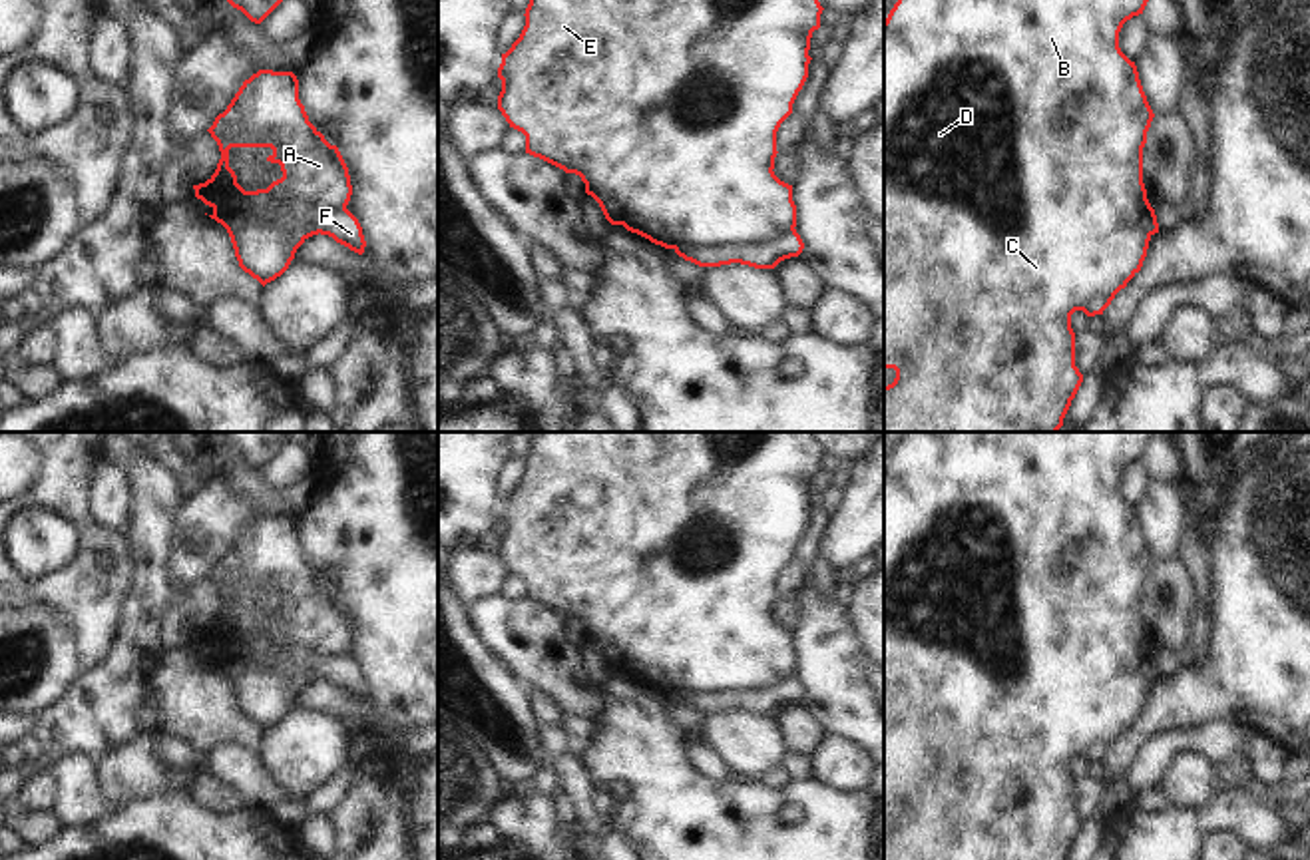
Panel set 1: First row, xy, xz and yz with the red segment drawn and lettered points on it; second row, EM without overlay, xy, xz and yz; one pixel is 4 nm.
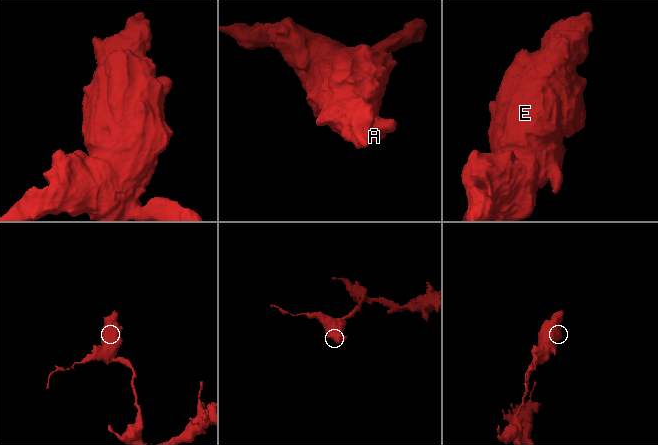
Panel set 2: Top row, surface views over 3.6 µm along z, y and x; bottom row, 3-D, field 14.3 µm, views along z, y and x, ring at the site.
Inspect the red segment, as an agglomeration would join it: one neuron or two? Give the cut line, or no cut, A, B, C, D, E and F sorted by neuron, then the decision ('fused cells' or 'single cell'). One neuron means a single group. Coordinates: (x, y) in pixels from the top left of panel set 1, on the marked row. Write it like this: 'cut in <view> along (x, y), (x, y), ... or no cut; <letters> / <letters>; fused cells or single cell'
cut in xy along (345, 208), (285, 202), (231, 223); A B C D E / F; fused cells

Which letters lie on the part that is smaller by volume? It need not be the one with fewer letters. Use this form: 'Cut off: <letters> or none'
Cut off: F

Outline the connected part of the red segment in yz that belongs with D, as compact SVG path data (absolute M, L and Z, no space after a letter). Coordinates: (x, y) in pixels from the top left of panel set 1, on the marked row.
M898 0L898 2L896 2L896 4L894 4L894 8L892 8L892 10L890 10L890 14L888 14L888 18L886 18L886 20L884 20L884 368L894 368L894 370L896 370L896 378L894 378L894 382L892 382L892 384L888 384L888 386L884 386L884 432L1057 432L1057 430L1059 430L1059 428L1061 428L1061 426L1063 426L1063 418L1065 418L1065 414L1067 414L1067 410L1069 410L1069 406L1071 406L1071 400L1073 400L1073 398L1075 398L1075 394L1077 394L1077 390L1079 390L1079 386L1081 386L1081 382L1083 382L1083 374L1081 374L1081 372L1079 372L1079 368L1077 368L1077 366L1075 366L1075 332L1073 332L1073 328L1071 328L1071 315L1073 315L1073 313L1075 313L1075 311L1083 311L1083 313L1085 313L1085 315L1087 315L1087 317L1095 317L1095 315L1103 315L1103 311L1105 311L1105 309L1107 309L1107 307L1109 307L1109 305L1111 305L1111 301L1113 301L1113 299L1115 299L1115 295L1117 295L1117 293L1119 293L1119 291L1121 291L1121 289L1125 289L1125 287L1127 287L1127 283L1129 283L1129 281L1131 281L1131 279L1133 279L1133 277L1135 277L1135 275L1137 275L1137 273L1139 273L1139 271L1141 271L1141 267L1143 267L1143 261L1145 261L1145 257L1147 257L1147 249L1149 249L1149 241L1151 241L1151 235L1149 235L1149 233L1147 233L1147 231L1145 231L1145 229L1143 229L1143 219L1145 219L1145 215L1147 215L1147 211L1149 211L1149 209L1151 209L1151 203L1149 203L1149 199L1147 199L1147 189L1145 189L1145 183L1143 183L1143 147L1145 147L1145 143L1147 143L1147 131L1149 131L1149 127L1151 127L1151 121L1153 121L1153 117L1155 117L1155 113L1153 113L1153 109L1151 109L1151 106L1149 106L1149 102L1147 102L1147 96L1145 96L1145 92L1143 92L1143 86L1141 86L1141 80L1139 80L1139 72L1137 72L1137 66L1135 66L1135 62L1131 62L1131 60L1129 60L1129 58L1127 58L1127 56L1125 56L1125 54L1123 54L1123 52L1121 52L1121 48L1119 48L1119 32L1121 32L1121 28L1123 28L1123 24L1125 24L1125 22L1127 22L1127 20L1131 20L1131 18L1133 18L1133 16L1139 16L1139 14L1143 14L1143 10L1145 10L1145 6L1147 6L1147 2L1149 2L1149 0Z

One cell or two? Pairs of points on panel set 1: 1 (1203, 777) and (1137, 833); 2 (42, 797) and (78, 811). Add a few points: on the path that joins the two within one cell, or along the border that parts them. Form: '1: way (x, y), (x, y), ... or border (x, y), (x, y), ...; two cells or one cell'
1: border (1209, 801), (1199, 809), (1173, 809); two cells
2: border (44, 771), (54, 785), (52, 809); two cells

